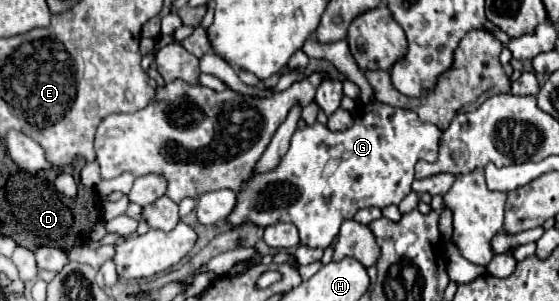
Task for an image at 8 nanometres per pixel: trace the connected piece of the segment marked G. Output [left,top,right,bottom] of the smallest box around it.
[226,101,442,247]

